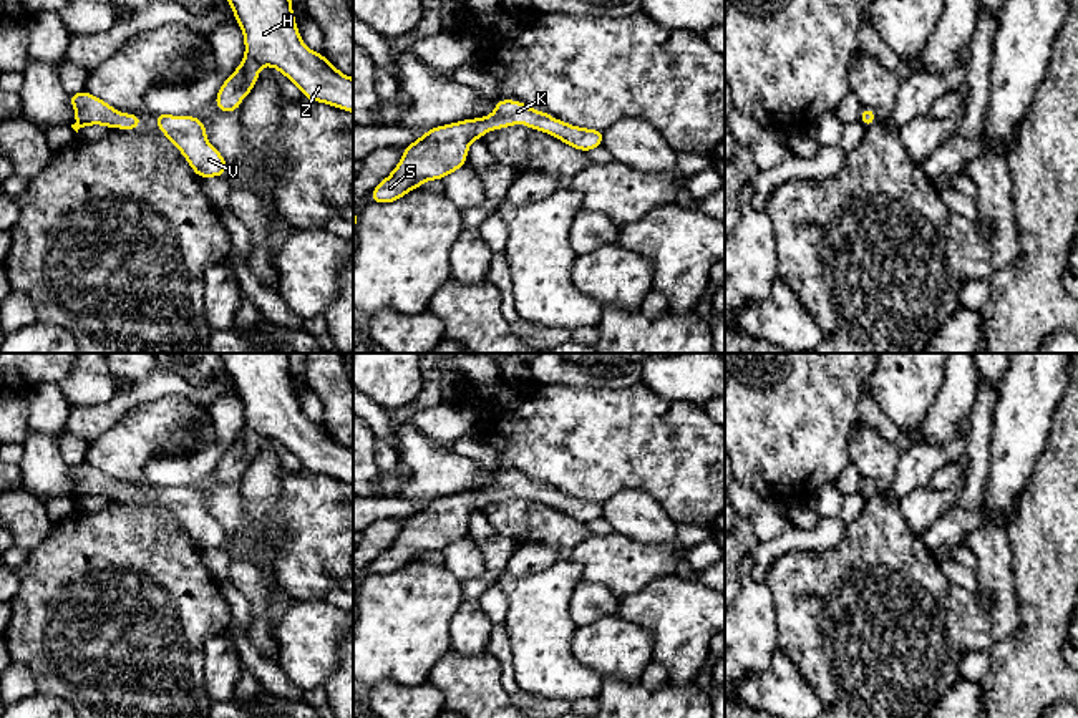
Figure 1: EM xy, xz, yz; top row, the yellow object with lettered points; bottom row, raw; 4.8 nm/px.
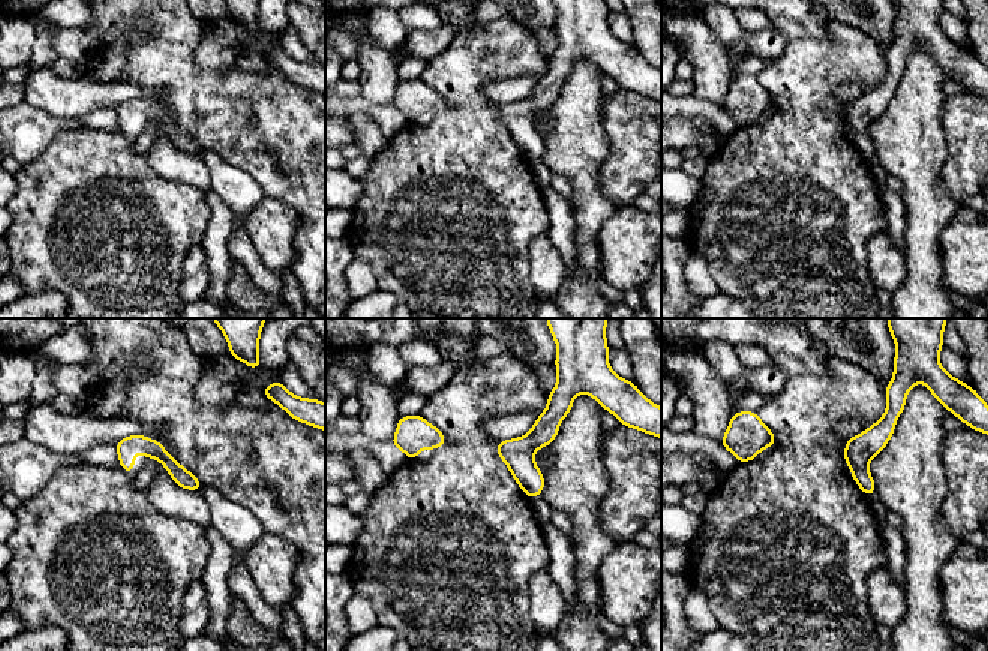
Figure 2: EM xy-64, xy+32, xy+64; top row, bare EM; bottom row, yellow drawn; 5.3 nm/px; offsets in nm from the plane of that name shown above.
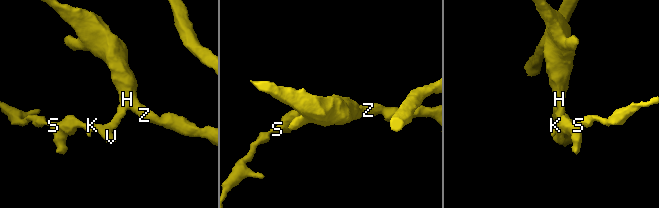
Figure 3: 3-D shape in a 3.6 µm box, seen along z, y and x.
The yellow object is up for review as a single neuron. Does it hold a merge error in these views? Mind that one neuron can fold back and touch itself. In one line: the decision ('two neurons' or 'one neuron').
one neuron

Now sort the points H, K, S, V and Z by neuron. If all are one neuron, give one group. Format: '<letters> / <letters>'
H K S V Z

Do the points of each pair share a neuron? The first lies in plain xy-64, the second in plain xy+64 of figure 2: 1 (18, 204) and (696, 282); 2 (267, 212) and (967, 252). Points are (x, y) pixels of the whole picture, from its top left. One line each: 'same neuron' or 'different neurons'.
1: different neurons
2: same neuron

